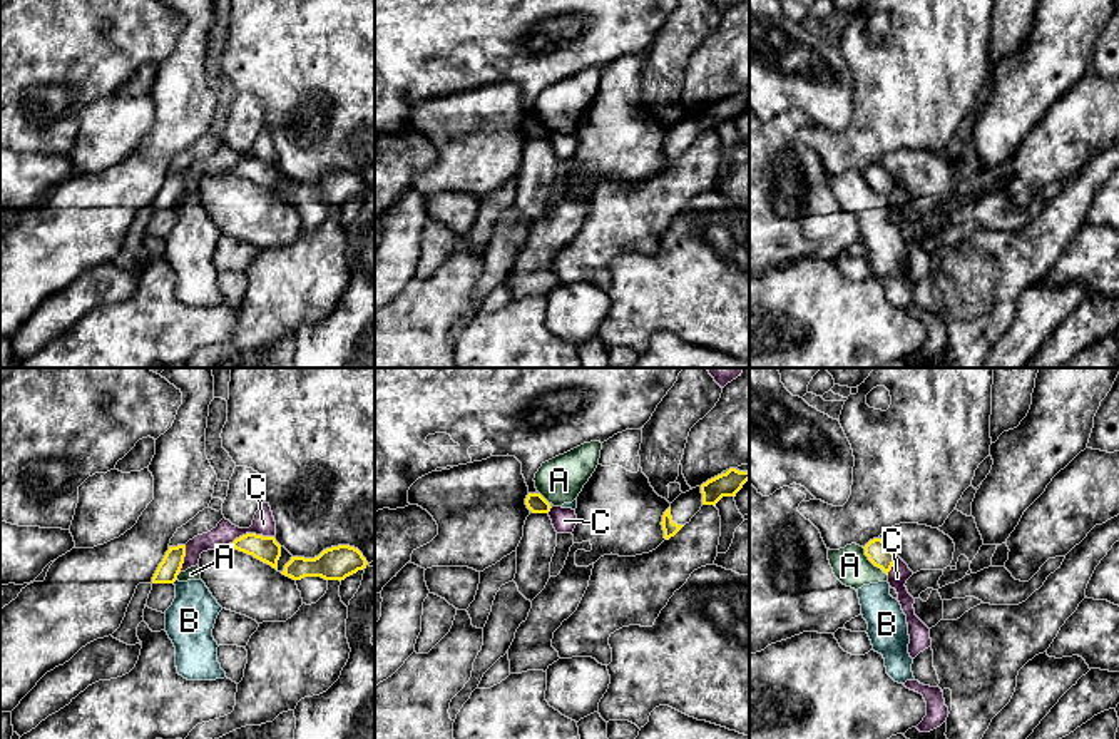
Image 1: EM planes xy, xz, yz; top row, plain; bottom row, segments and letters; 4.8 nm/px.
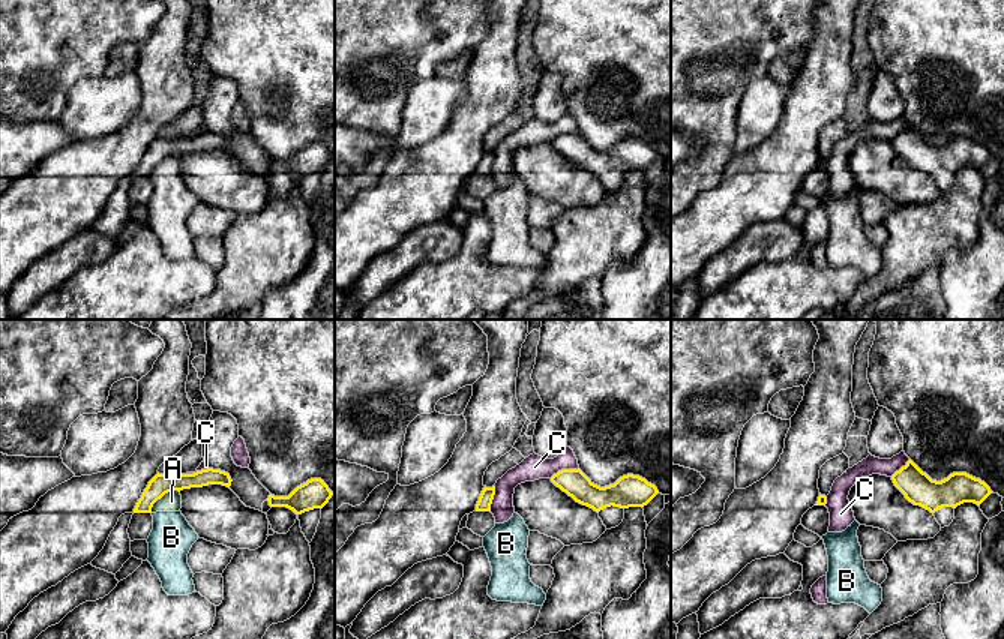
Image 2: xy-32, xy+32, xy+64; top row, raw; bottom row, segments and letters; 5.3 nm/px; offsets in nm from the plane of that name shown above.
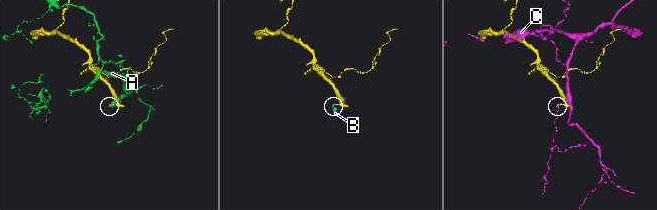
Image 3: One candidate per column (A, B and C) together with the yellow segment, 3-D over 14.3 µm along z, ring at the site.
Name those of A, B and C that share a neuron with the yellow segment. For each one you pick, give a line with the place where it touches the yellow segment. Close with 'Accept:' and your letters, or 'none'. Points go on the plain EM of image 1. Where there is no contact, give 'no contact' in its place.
Accept: none

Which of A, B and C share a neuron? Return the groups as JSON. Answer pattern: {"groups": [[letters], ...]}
{"groups": [["A", "B"], ["C"]]}

